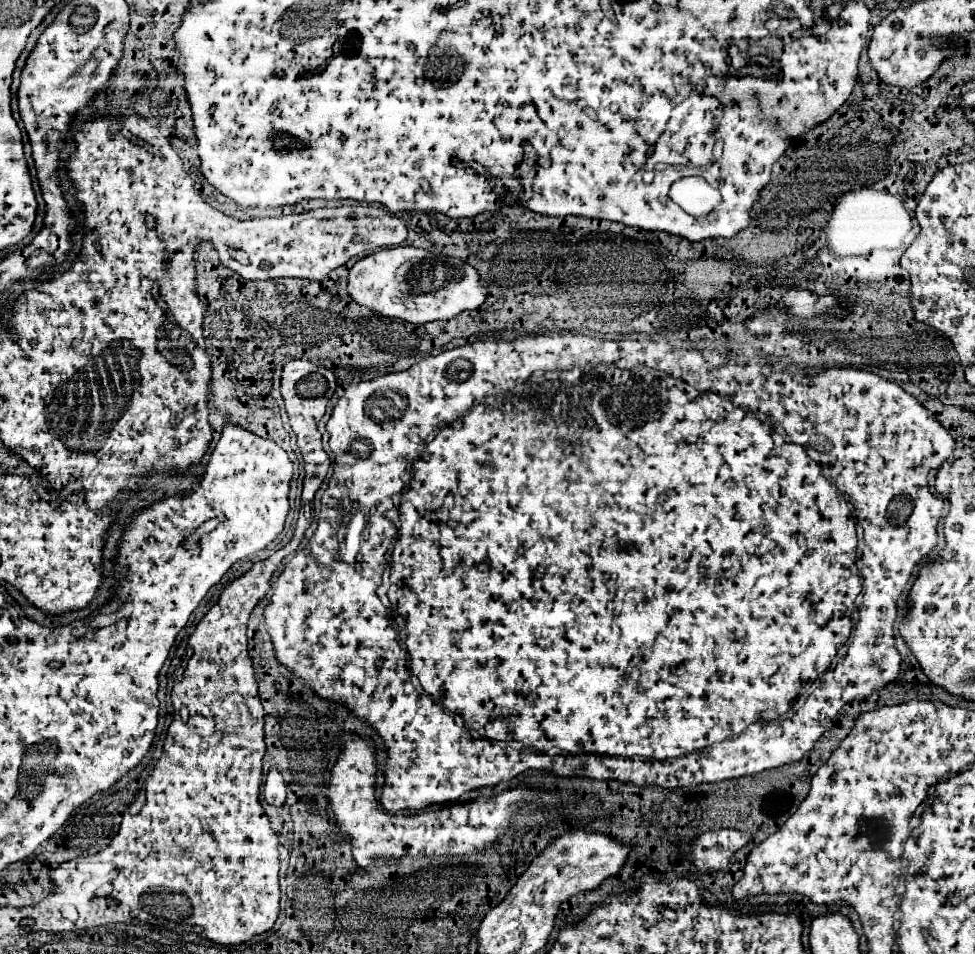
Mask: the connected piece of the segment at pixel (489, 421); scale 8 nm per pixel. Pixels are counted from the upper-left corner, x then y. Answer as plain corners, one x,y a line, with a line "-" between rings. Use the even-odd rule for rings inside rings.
538,335
538,337
522,337
522,339
518,339
518,341
534,341
534,347
530,347
530,345
526,345
526,347
520,347
520,345
516,345
516,341
476,341
476,343
468,343
468,345
462,345
462,347
456,347
456,349
450,349
450,351
444,351
444,353
440,353
440,355
436,355
436,357
428,357
428,359
422,359
422,361
420,361
420,363
416,363
416,365
412,365
412,367
410,367
410,369
406,369
406,371
402,371
402,373
390,373
390,375
382,375
382,377
378,377
378,379
372,379
372,381
362,381
362,383
358,383
358,385
352,385
352,387
348,387
348,389
346,389
346,393
344,393
344,395
342,395
342,397
340,397
340,399
338,399
338,403
336,403
336,405
334,405
334,411
332,411
332,415
330,415
330,419
328,419
328,423
326,423
326,429
328,429
328,433
330,433
330,449
332,449
332,453
334,453
334,473
332,473
332,477
330,477
330,481
328,481
328,487
326,487
326,491
324,491
324,495
322,495
322,511
320,511
320,521
318,521
318,529
316,529
316,531
314,531
314,535
312,535
312,537
310,537
310,541
308,541
308,545
306,545
306,547
304,547
304,549
302,549
302,551
296,551
296,553
294,553
294,555
292,555
292,557
288,557
288,559
286,559
286,563
284,563
284,569
282,569
282,573
280,573
280,575
278,575
278,579
276,579
276,587
274,587
274,593
272,593
272,599
270,599
270,603
268,603
268,605
266,605
266,607
264,607
264,617
266,617
266,627
268,627
268,633
270,633
270,637
272,637
272,643
274,643
274,649
276,649
276,657
278,657
278,661
280,661
280,663
282,663
282,665
286,665
286,667
290,667
290,669
292,669
292,671
294,671
294,673
296,673
296,675
298,675
298,677
300,677
300,679
304,679
304,681
306,681
306,685
308,685
308,687
312,687
312,689
314,689
314,691
316,691
316,693
318,693
318,695
320,695
320,697
326,697
326,699
330,699
330,701
338,701
338,703
344,703
344,705
346,705
346,707
348,707
348,709
352,709
352,711
354,711
354,713
356,713
356,715
358,715
358,717
360,717
360,719
362,719
362,721
368,721
368,723
370,723
370,725
372,725
372,727
374,727
374,729
376,729
376,731
378,731
378,735
380,735
380,737
382,737
382,739
384,739
384,743
386,743
386,749
388,749
388,763
386,763
386,767
384,767
384,775
386,775
386,783
384,783
384,789
382,789
382,797
380,797
380,803
382,803
382,807
384,807
384,809
386,809
386,811
390,811
390,813
398,813
398,811
406,811
406,809
408,809
408,811
422,811
422,809
426,809
426,807
428,807
428,805
434,805
434,803
446,803
446,801
454,801
454,799
460,799
460,795
464,795
464,793
466,793
466,791
472,791
472,789
476,789
476,787
482,787
482,785
496,785
496,783
500,783
500,781
510,781
510,779
512,779
512,777
516,777
516,775
520,775
520,773
524,773
524,771
528,771
528,769
544,769
544,771
554,771
554,773
556,773
556,775
586,775
586,777
594,777
594,779
620,779
620,781
632,781
632,783
636,783
636,785
658,785
658,787
662,787
662,788
663,788
663,789
672,789
672,788
675,788
675,787
692,787
692,785
698,785
698,784
701,784
701,783
714,783
714,781
724,781
724,779
732,779
732,777
742,777
742,775
754,775
754,773
760,773
760,771
764,771
764,769
772,769
772,767
780,767
780,765
786,765
786,763
794,763
794,761
798,761
798,759
800,759
800,757
802,757
802,755
804,755
804,753
806,753
806,751
810,751
810,749
812,749
812,747
814,747
814,743
816,743
816,741
818,741
818,737
820,737
820,735
822,735
822,733
824,733
824,731
826,731
826,729
830,729
830,727
832,727
832,721
834,721
834,717
836,717
836,715
838,715
838,711
840,711
840,709
842,709
842,707
844,707
844,705
846,705
846,703
850,703
850,701
852,701
852,699
866,699
866,697
868,697
868,695
872,695
872,693
874,693
874,691
878,691
878,689
882,689
882,687
884,687
884,685
886,685
886,683
890,683
890,681
892,681
892,679
896,679
896,675
898,675
898,671
900,671
900,661
902,661
902,659
900,659
900,653
898,653
898,649
896,649
896,645
894,645
894,627
896,627
896,617
898,617
898,599
900,599
900,593
902,593
902,589
904,589
904,587
906,587
906,583
908,583
908,581
910,581
910,575
912,575
912,571
914,571
914,567
916,567
916,565
922,565
922,563
924,563
924,561
926,561
926,557
928,557
928,555
930,555
930,553
932,553
932,551
934,551
934,549
936,549
936,545
938,545
938,531
936,531
936,529
938,529
938,521
940,521
940,517
942,517
942,501
940,501
940,499
936,499
936,497
934,497
934,495
932,495
932,493
930,493
930,487
928,487
928,477
930,477
930,473
932,473
932,471
936,471
936,469
938,469
938,467
940,467
940,465
942,465
942,463
944,463
944,461
946,461
946,459
948,459
948,457
950,457
950,455
952,455
952,451
954,451
954,439
952,439
952,437
950,437
950,433
948,433
948,431
946,431
946,429
944,429
944,427
942,427
942,425
940,425
940,421
938,421
938,419
936,419
936,417
934,417
934,413
930,413
930,411
928,411
928,409
926,409
926,407
924,407
924,405
922,405
922,403
918,403
918,401
916,401
916,399
914,399
914,397
912,397
912,395
908,395
908,393
906,393
906,391
904,391
904,389
902,389
902,387
900,387
900,385
896,385
896,383
892,383
892,381
886,381
886,379
882,379
882,377
878,377
878,375
874,375
874,373
868,373
868,371
854,371
854,369
830,369
830,371
824,371
824,373
820,373
820,375
804,375
804,373
794,373
794,371
786,371
786,369
784,369
784,366
785,366
785,368
786,368
786,366
797,366
797,364
795,364
795,363
793,363
793,362
792,362
792,361
791,361
791,360
790,360
790,359
789,359
789,358
784,358
784,359
783,359
783,360
782,360
782,359
780,359
780,360
777,360
777,361
776,361
776,363
766,363
766,361
762,361
762,359
758,359
758,357
752,357
752,359
748,359
748,357
746,357
746,355
744,355
744,353
742,353
742,351
726,351
726,349
724,349
724,347
720,347
720,349
718,349
718,347
710,347
710,349
702,349
702,351
692,351
692,349
686,349
686,347
672,347
672,345
670,345
670,343
666,343
666,341
630,341
630,339
624,339
624,341
602,341
602,339
592,339
592,337
586,337
586,335
-
762,421
772,421
772,423
774,423
774,427
778,427
778,429
780,429
780,431
784,431
784,437
786,437
786,439
788,439
788,441
796,441
796,443
798,443
798,445
796,445
796,443
788,443
788,441
784,441
784,437
782,437
782,435
780,435
780,433
778,433
778,431
776,431
776,429
774,429
774,427
772,427
772,425
768,425
768,423
762,423
-
440,423
448,423
448,425
446,425
446,427
444,427
444,429
442,429
442,431
440,431
440,433
438,433
438,435
436,435
436,437
434,437
434,439
432,439
432,441
430,441
430,443
428,443
428,447
426,447
426,451
424,451
424,453
422,453
422,455
420,455
420,447
422,447
422,445
426,445
426,439
428,439
428,437
432,437
432,435
434,435
434,433
436,433
436,431
438,431
438,427
440,427
-
654,423
662,423
662,439
660,439
660,443
662,443
662,447
658,447
658,449
652,449
652,445
650,445
650,439
652,439
652,433
654,433
654,427
656,427
656,425
654,425
-
408,465
412,465
412,469
414,469
414,471
412,471
412,477
410,477
410,483
408,483
408,485
406,485
406,489
404,489
404,475
406,475
406,469
408,469
-
834,485
836,485
836,487
838,487
838,489
840,489
840,491
842,491
842,493
844,493
844,495
846,495
846,497
850,497
850,501
852,501
852,505
854,505
854,511
856,511
856,519
858,519
858,525
860,525
860,527
862,527
862,529
864,529
864,553
862,553
862,559
860,559
860,561
862,561
862,569
860,569
860,573
862,573
862,583
860,583
860,579
858,579
858,569
856,569
856,521
854,521
854,517
852,517
852,511
850,511
850,507
848,507
848,503
846,503
846,499
844,499
844,495
842,495
842,493
840,493
840,491
838,491
838,489
836,489
836,487
834,487
-
400,493
402,493
402,501
400,501
400,529
398,529
398,541
396,541
396,545
394,545
394,551
392,551
392,577
390,577
390,579
392,579
392,587
390,587
390,589
388,589
388,597
390,597
390,603
392,603
392,605
390,605
390,609
392,609
392,617
394,617
394,621
396,621
396,631
398,631
398,635
396,635
396,631
394,631
394,627
392,627
392,625
390,625
390,619
388,619
388,615
386,615
386,609
388,609
388,607
384,607
384,605
382,605
382,603
380,603
380,597
378,597
378,593
376,593
376,589
378,589
378,587
379,587
379,586
380,586
380,585
381,585
381,582
382,582
382,573
383,573
383,571
384,571
384,569
385,569
385,568
387,568
387,567
388,567
388,566
389,566
389,562
388,562
388,561
387,561
387,559
386,559
386,553
389,553
389,552
390,552
390,551
391,551
391,549
392,549
392,546
393,546
393,543
394,543
394,542
395,542
395,538
393,538
393,537
395,537
395,536
394,536
394,535
396,535
396,534
397,534
397,527
396,527
396,526
395,526
395,524
394,524
394,523
392,523
392,522
391,522
391,521
390,521
390,520
389,520
389,519
388,519
388,518
387,518
387,517
386,517
386,515
385,515
385,513
386,513
386,512
387,512
387,510
390,510
390,509
391,509
391,508
393,508
393,507
394,507
394,504
393,504
393,502
392,502
392,500
391,500
391,497
392,497
392,496
393,496
393,495
394,495
394,494
396,494
396,495
400,495
-
357,511
362,511
362,512
364,512
364,515
365,515
365,516
366,516
366,517
367,517
367,518
368,518
368,520
367,520
367,523
366,523
366,527
365,527
365,528
364,528
364,529
363,529
363,530
362,530
362,531
361,531
361,529
360,529
360,530
359,530
359,532
356,532
356,533
355,533
355,534
353,534
353,533
352,533
352,534
351,534
351,533
350,533
350,527
349,527
349,534
345,534
345,537
344,537
344,539
345,539
345,540
344,540
344,550
343,550
343,554
342,554
342,558
341,558
341,560
342,560
342,561
343,561
343,562
342,562
342,561
339,561
339,560
340,560
340,557
339,557
339,556
338,556
338,553
339,553
339,554
340,554
340,555
341,555
341,543
340,543
340,533
342,533
342,531
344,531
344,529
346,529
346,525
348,525
348,523
349,523
349,524
350,524
350,519
351,519
351,518
352,518
352,515
354,515
354,514
355,514
355,513
356,513
356,512
357,512
-
700,517
708,517
708,523
710,523
710,517
712,517
712,537
708,537
708,533
704,533
704,523
706,523
706,519
704,519
704,521
700,521
-
862,585
864,585
864,601
862,601
862,605
860,605
860,609
858,609
858,611
860,611
860,619
858,619
858,623
856,623
856,631
854,631
854,635
852,635
852,637
850,637
850,631
852,631
852,611
854,611
854,599
856,599
856,597
858,597
858,593
860,593
860,591
862,591
-
398,637
400,637
400,639
402,639
402,641
404,641
404,645
406,645
406,649
404,649
404,647
402,647
402,645
400,645
400,643
398,643
-
848,637
850,637
850,647
848,647
848,653
846,653
846,657
844,657
844,659
840,659
840,661
838,661
838,663
836,663
836,667
832,667
832,669
828,669
828,665
830,665
830,663
832,663
832,659
834,659
834,657
836,657
836,651
838,651
838,649
840,649
840,647
842,647
842,645
844,645
844,643
846,643
846,641
848,641
-
410,671
412,671
412,673
414,673
414,675
416,675
416,677
418,677
418,681
420,681
420,685
422,685
422,689
424,689
424,691
426,691
426,693
428,693
428,695
426,695
426,693
422,693
422,691
416,691
416,687
414,687
414,683
412,683
412,673
410,673
-
818,675
822,675
822,685
820,685
820,687
818,687
818,689
816,689
816,691
814,691
814,693
812,693
812,695
810,695
810,697
808,697
808,699
806,699
806,705
804,705
804,707
802,707
802,709
798,709
798,711
796,711
796,717
792,717
792,719
784,719
784,721
770,721
770,723
766,723
766,725
758,725
758,723
754,723
754,721
758,721
758,719
776,719
776,717
780,717
780,715
782,715
782,713
786,713
786,711
788,711
788,709
790,709
790,705
792,705
792,703
794,703
794,701
796,701
796,699
798,699
798,697
800,697
800,695
802,695
802,693
804,693
804,691
806,691
806,689
808,689
808,687
810,687
810,683
812,683
812,681
814,681
814,679
816,679
816,677
818,677
-
430,695
432,695
432,697
434,697
434,699
438,699
438,701
440,701
440,703
442,703
442,705
444,705
444,707
446,707
446,709
448,709
448,711
452,711
452,713
460,713
460,715
462,715
462,719
464,719
464,725
466,725
466,727
468,727
468,729
474,729
474,731
478,731
478,733
480,733
480,735
482,735
482,737
486,737
486,739
474,739
474,737
472,737
472,733
470,733
470,731
468,731
468,729
466,729
466,727
464,727
464,725
458,725
458,723
456,723
456,721
454,721
454,717
452,717
452,715
448,715
448,713
446,713
446,709
444,709
444,707
442,707
442,705
440,705
440,703
436,703
436,701
434,701
434,699
432,699
432,697
430,697
-
488,739
498,739
498,741
512,741
512,739
516,739
516,741
522,741
522,743
524,743
524,745
526,745
526,747
534,747
534,749
538,749
538,751
548,751
548,749
552,749
552,747
558,747
558,749
562,749
562,751
566,751
566,753
572,753
572,755
556,755
556,756
554,756
554,757
550,757
550,755
546,755
546,753
538,753
538,751
528,751
528,749
522,749
522,751
516,751
516,749
512,749
512,747
510,747
510,745
502,745
502,743
496,743
496,741
488,741
-
636,755
640,755
640,757
652,757
652,759
664,759
664,757
670,757
670,759
664,759
664,761
652,761
652,759
642,759
642,758
640,758
640,757
636,757

